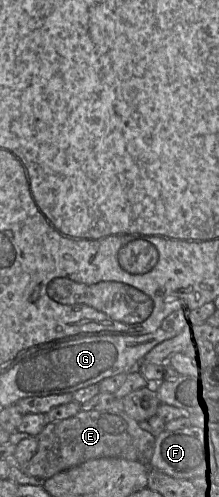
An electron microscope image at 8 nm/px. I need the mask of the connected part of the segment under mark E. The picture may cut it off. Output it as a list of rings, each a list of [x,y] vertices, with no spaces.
[[[80,410],[73,417],[70,417],[70,418],[67,418],[64,420],[60,420],[60,421],[54,421],[54,422],[46,424],[44,429],[37,436],[38,448],[37,448],[35,455],[28,462],[25,462],[23,464],[19,464],[18,467],[24,474],[29,475],[29,476],[33,476],[36,478],[40,478],[44,481],[46,479],[54,476],[55,474],[57,474],[59,472],[68,470],[68,469],[73,468],[75,466],[78,466],[78,465],[80,465],[88,460],[98,459],[98,458],[121,458],[121,459],[125,459],[125,460],[135,462],[135,463],[138,463],[141,465],[146,465],[147,472],[148,472],[149,462],[150,462],[151,454],[152,454],[153,447],[154,447],[154,439],[155,439],[155,437],[153,435],[151,435],[149,432],[141,429],[139,427],[139,423],[136,420],[129,417],[124,411],[93,411],[93,410],[82,411],[82,410]]]

